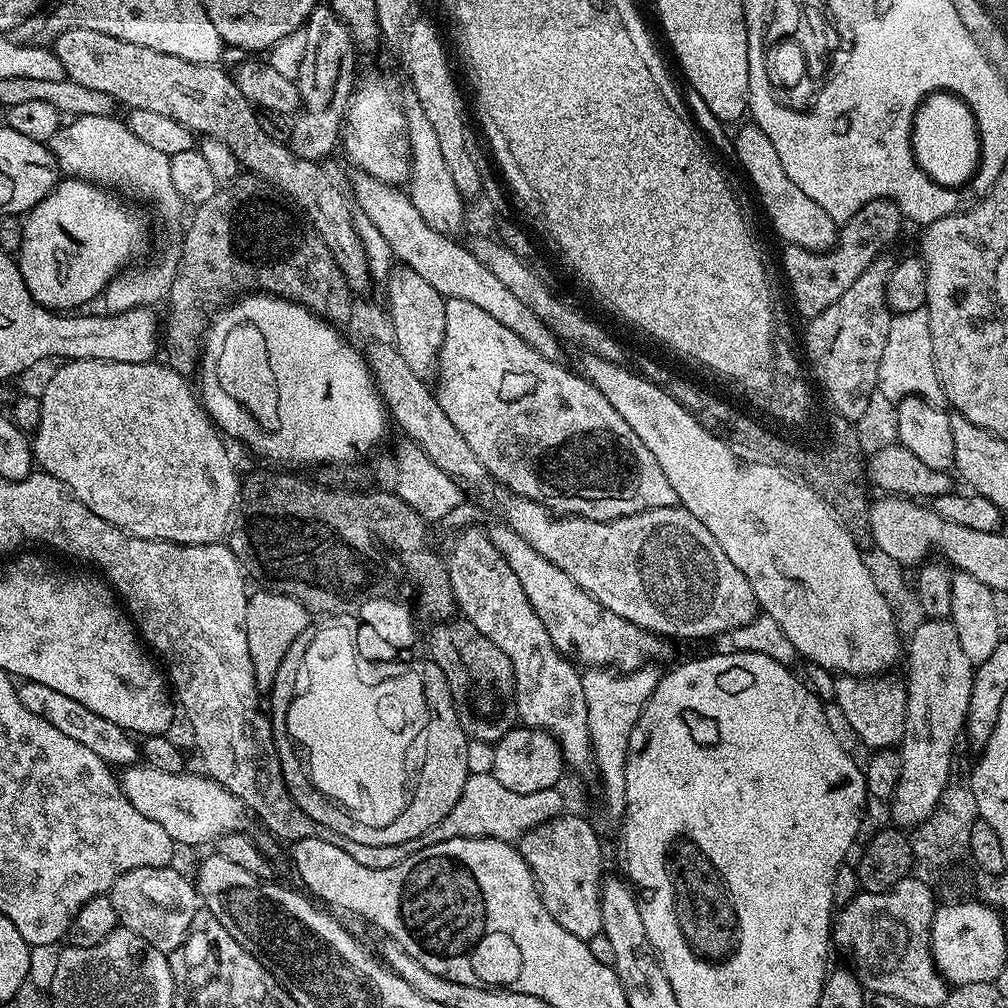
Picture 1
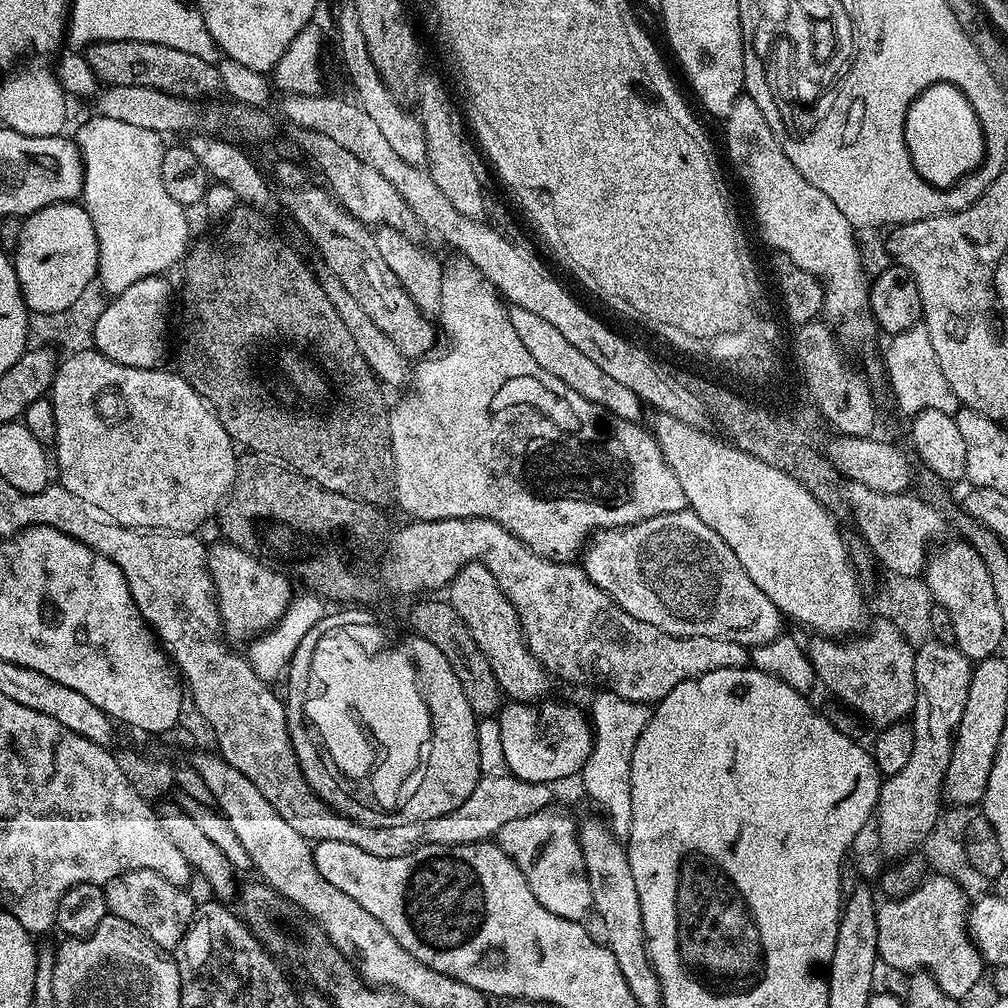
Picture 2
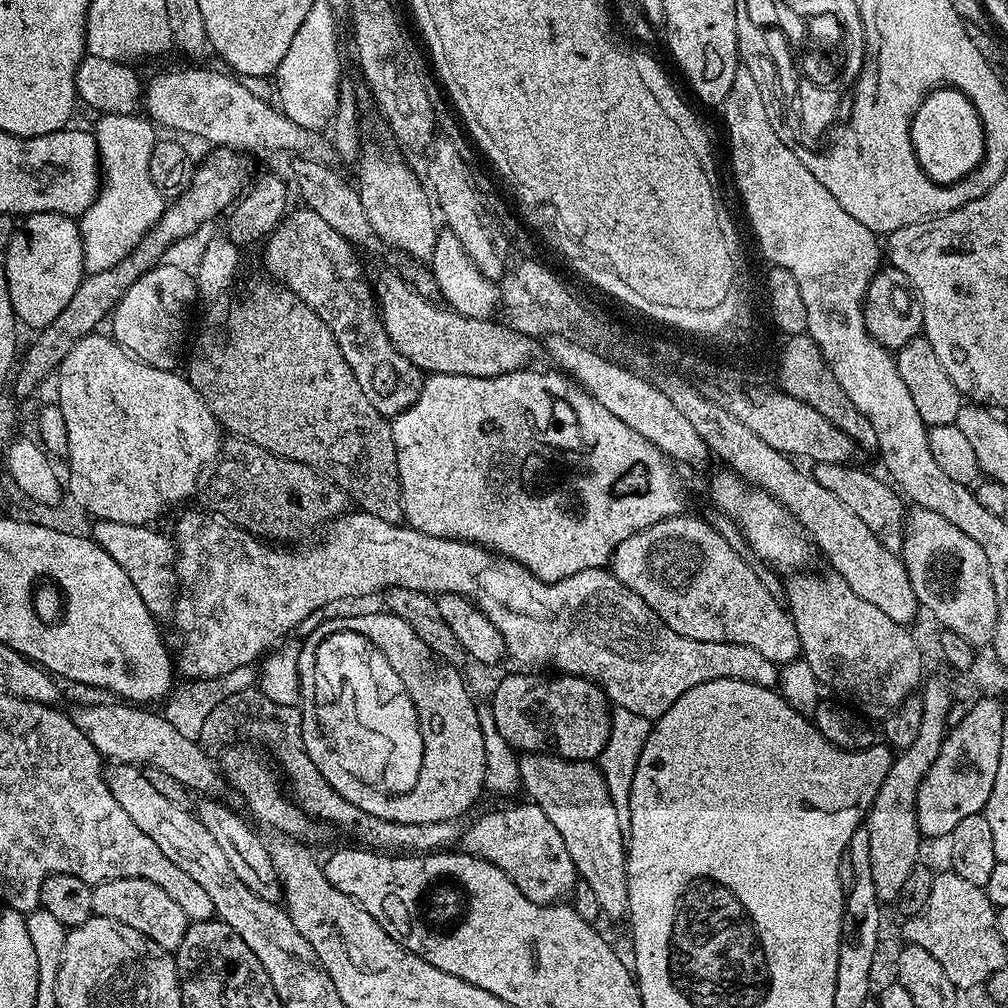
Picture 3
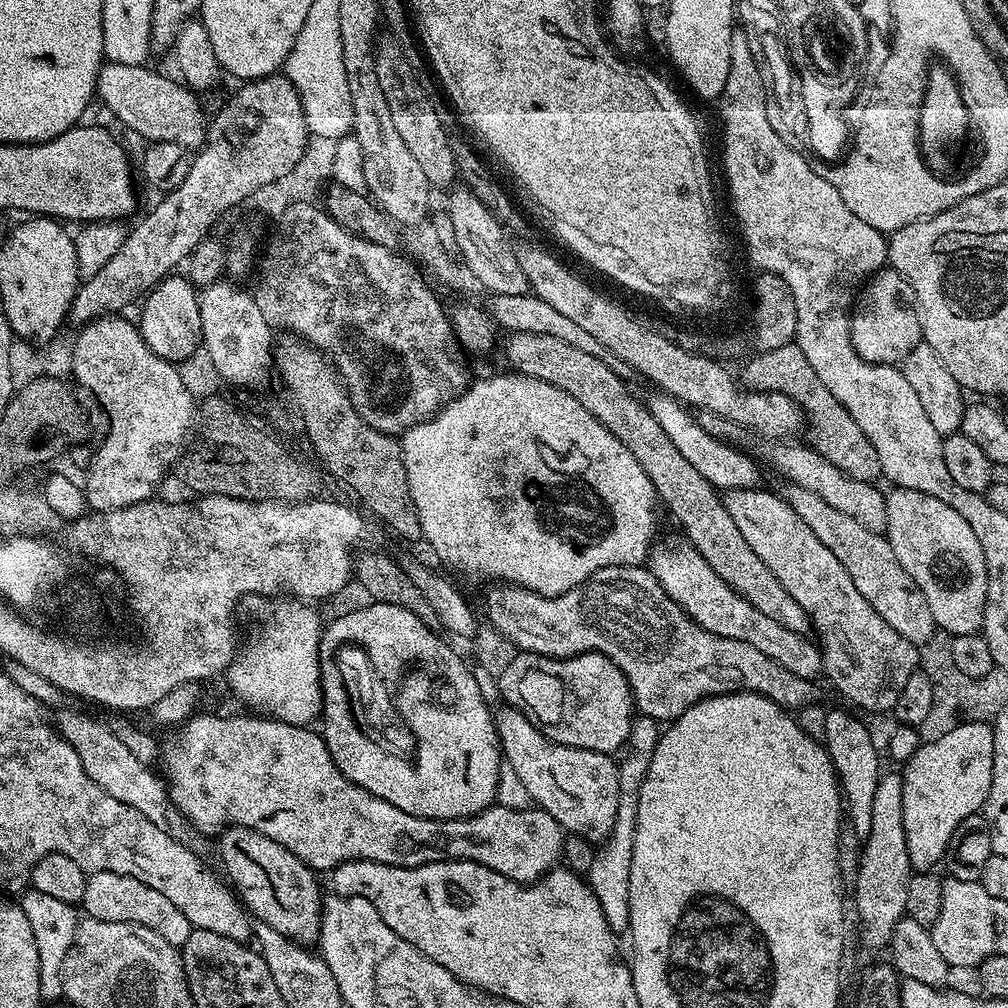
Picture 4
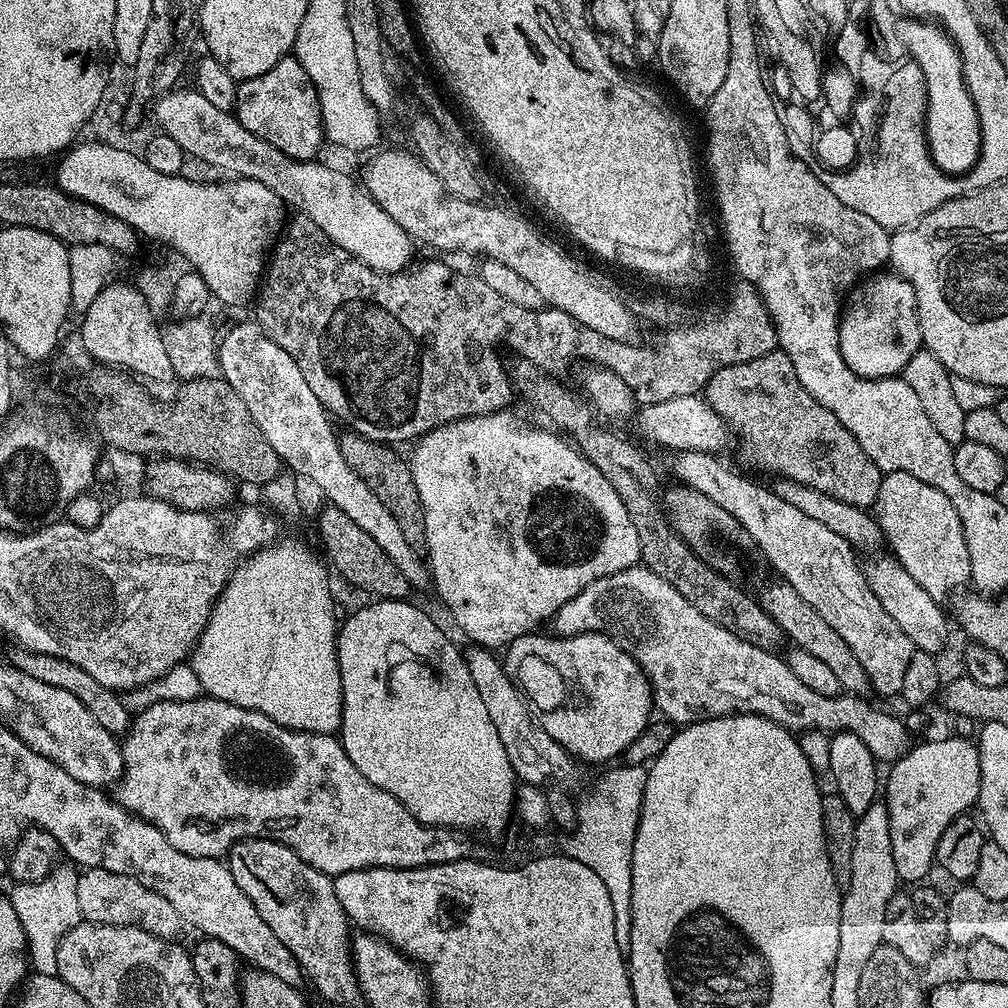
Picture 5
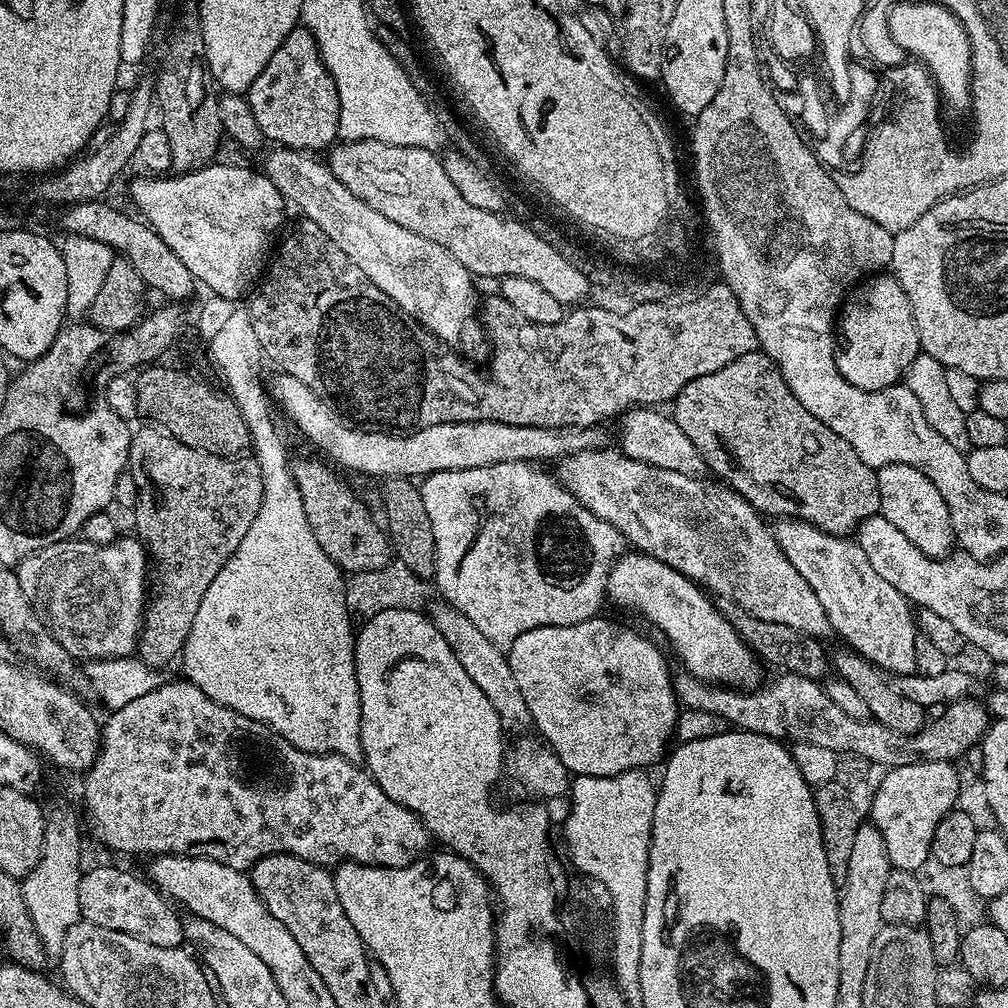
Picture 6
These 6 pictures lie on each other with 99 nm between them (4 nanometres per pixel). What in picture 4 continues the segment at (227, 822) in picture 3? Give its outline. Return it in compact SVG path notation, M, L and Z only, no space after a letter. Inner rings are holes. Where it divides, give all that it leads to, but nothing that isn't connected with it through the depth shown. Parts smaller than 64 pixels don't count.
M226 828L219 833L219 840L220 860L228 871L227 879L245 909L250 910L259 923L273 927L294 943L315 945L320 939L322 907L322 891L316 881L317 873L290 854L286 846L249 828Z

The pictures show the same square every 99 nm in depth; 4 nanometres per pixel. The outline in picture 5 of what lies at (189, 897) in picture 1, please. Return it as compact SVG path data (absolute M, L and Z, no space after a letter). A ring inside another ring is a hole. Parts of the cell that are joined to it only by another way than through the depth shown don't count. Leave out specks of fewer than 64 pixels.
M86 868L78 878L78 906L80 915L90 924L109 924L110 926L126 926L146 930L146 934L154 934L163 940L172 940L182 929L182 921L178 910L162 898L150 886L142 886L132 876L114 874L101 868Z

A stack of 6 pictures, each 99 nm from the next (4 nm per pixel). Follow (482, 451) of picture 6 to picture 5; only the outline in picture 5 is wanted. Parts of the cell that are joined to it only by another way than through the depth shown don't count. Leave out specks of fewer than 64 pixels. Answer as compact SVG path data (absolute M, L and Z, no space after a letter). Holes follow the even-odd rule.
M703 395L683 396L682 398L670 398L670 402L658 402L657 404L645 404L635 413L634 421L640 427L640 432L648 440L661 444L664 448L676 448L677 453L682 452L711 452L723 453L723 448L728 448L734 440L733 429L723 420L715 410L710 407Z

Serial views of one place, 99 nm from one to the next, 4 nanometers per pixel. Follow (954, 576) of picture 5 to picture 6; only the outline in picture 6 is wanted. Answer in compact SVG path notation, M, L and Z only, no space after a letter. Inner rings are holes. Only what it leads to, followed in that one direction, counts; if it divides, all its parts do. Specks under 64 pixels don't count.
M891 464L876 469L878 478L878 494L880 495L879 515L890 522L890 526L898 526L922 554L943 558L953 551L954 537L950 510L946 506L946 498L938 494L938 486L922 474L922 470L914 470L914 466Z

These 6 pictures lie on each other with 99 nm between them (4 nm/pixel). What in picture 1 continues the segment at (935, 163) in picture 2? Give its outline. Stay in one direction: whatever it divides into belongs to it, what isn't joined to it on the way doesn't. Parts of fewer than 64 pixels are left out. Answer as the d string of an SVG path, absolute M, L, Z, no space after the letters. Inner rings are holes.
M934 92L919 105L912 119L911 142L920 169L941 187L969 183L982 159L976 118L967 103L949 92Z

